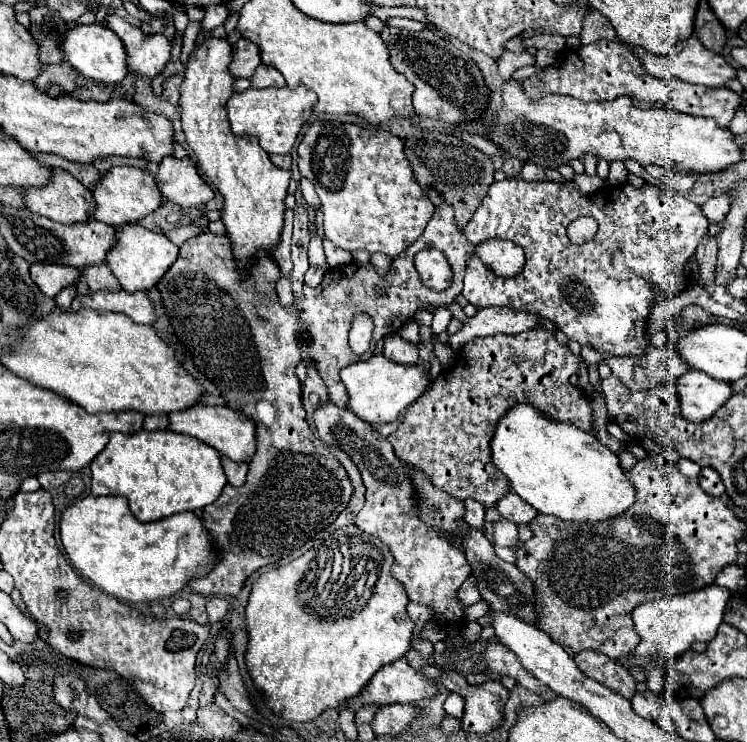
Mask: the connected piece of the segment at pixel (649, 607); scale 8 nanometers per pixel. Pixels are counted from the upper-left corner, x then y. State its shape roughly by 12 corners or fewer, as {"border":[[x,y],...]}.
{"border":[[713,584],[631,614],[655,666],[713,640],[731,592]]}

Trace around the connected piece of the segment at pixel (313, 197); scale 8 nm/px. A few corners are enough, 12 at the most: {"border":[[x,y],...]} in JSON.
{"border":[[307,178],[299,181],[302,194],[310,207],[317,210],[320,200]]}

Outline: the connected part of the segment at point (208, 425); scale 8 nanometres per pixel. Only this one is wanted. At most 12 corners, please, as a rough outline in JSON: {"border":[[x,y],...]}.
{"border":[[229,406],[169,416],[171,430],[221,456],[249,462],[255,422]]}

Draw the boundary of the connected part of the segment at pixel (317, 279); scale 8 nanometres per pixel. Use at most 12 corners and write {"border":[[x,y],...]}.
{"border":[[309,266],[305,274],[307,286],[319,286],[323,268]]}

